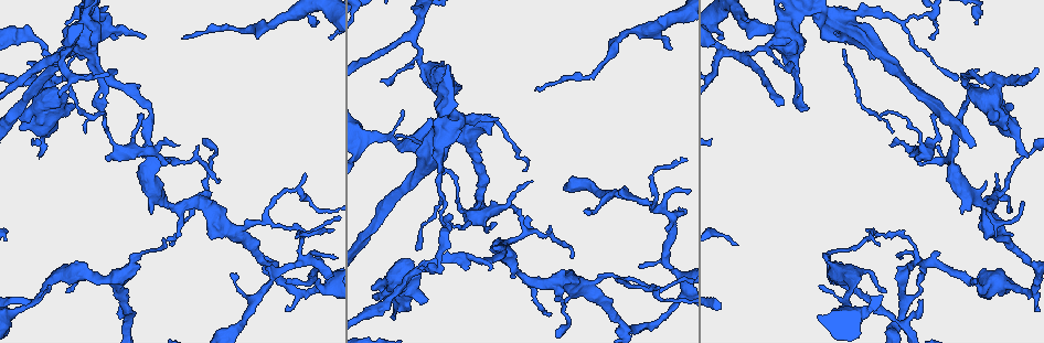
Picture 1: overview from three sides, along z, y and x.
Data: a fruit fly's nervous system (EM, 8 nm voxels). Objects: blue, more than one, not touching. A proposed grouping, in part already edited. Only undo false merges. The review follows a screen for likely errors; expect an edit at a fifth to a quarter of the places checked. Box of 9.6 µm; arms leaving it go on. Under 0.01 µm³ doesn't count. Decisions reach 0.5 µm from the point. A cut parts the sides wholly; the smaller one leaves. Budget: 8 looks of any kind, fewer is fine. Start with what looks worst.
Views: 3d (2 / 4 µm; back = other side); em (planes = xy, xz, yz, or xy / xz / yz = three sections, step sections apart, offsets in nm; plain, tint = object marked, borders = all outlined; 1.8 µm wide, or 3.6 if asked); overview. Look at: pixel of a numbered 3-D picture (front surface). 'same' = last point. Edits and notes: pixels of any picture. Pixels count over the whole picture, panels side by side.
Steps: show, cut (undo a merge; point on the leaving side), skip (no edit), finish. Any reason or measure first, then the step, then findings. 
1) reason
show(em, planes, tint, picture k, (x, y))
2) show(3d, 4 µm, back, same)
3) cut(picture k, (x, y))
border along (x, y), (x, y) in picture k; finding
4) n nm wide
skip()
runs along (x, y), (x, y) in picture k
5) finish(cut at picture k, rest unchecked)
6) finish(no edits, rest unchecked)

thick turns thin
show(3d, 4 µm, back, picture 1, (843, 19))

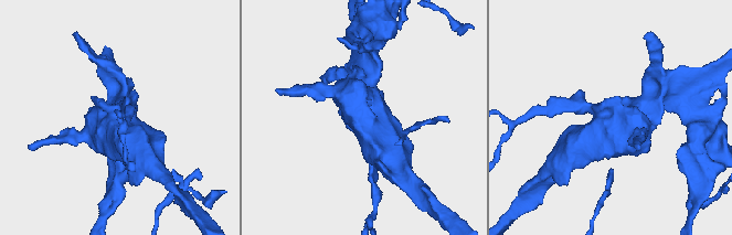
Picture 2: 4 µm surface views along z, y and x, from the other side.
show(em, 3.6 µm, planes, tint, picture 2, (610, 117))

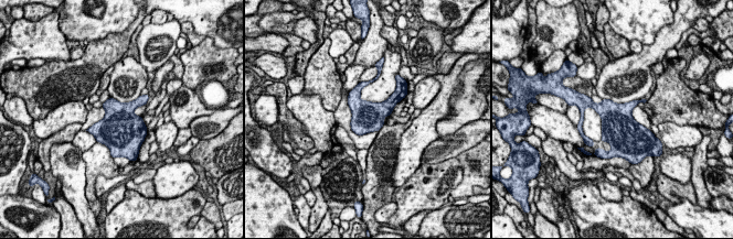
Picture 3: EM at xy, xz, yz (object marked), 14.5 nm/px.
440 nm wide
skip()
continuous, no second cell

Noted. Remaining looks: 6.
thick turns thin
show(em, xy, step 16, tint, picture 1, (830, 258))

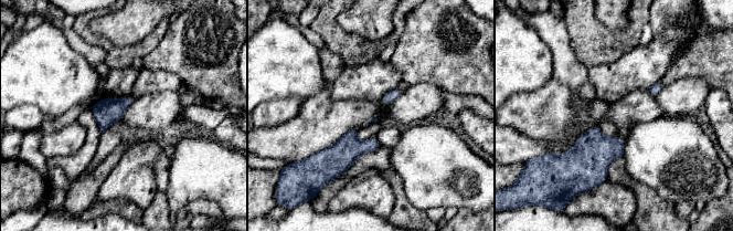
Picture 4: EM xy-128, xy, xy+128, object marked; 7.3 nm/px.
another direction
show(em, xz, step 4, borders, same)

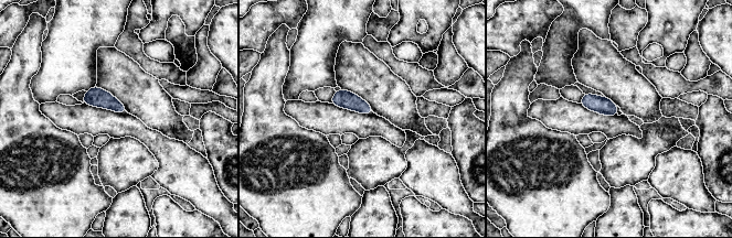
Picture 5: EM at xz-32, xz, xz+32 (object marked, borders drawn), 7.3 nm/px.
skip()
continuous, no second cell

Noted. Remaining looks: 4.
four or more arms meet
show(em, 3.6 µm, planes, tint, picture 1, (999, 108))

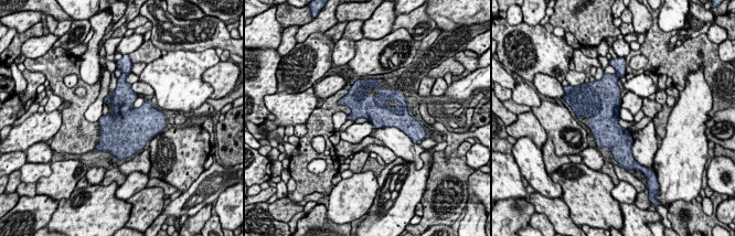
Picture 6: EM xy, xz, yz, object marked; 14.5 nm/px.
skip()
one cell here

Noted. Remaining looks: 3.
finish(no edits, rest unchecked)

